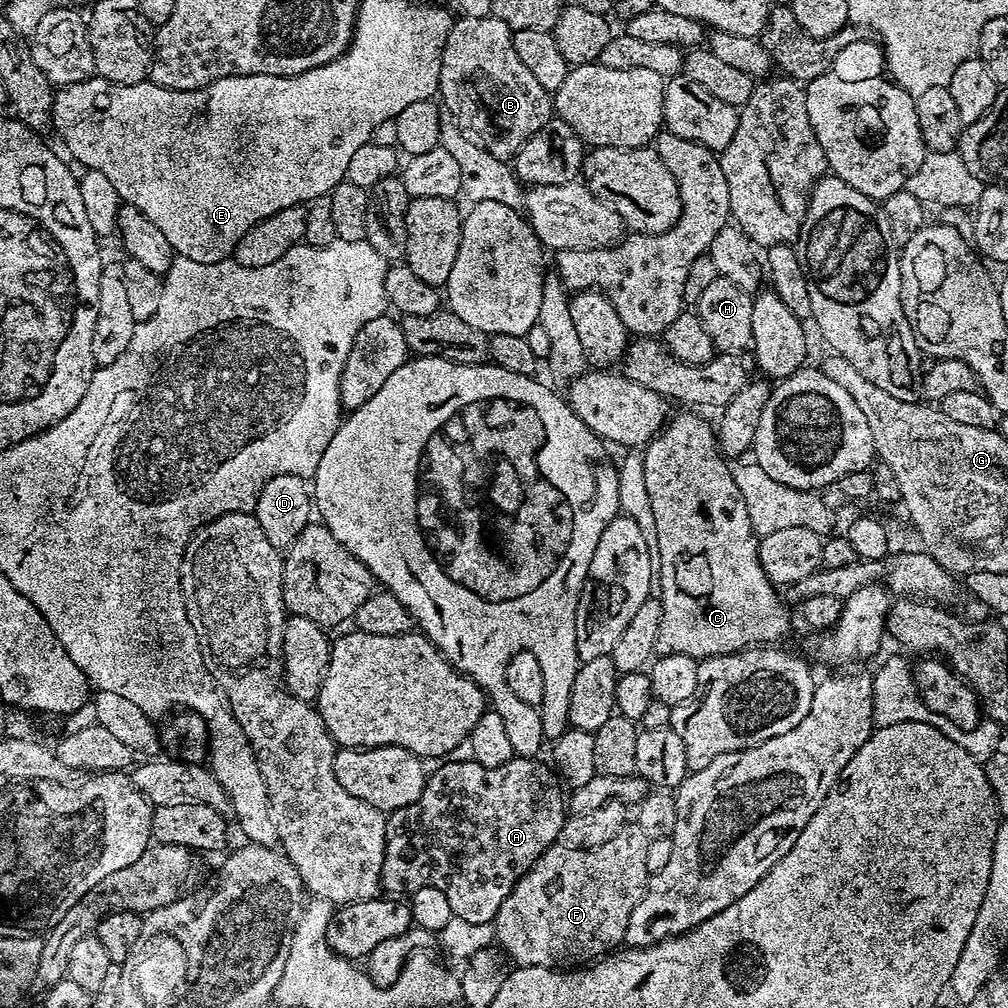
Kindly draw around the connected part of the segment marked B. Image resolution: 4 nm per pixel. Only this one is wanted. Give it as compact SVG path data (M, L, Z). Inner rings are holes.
M491 14L460 16L442 50L438 89L443 107L460 127L501 158L515 157L520 147L554 116L553 97L518 58L512 33L506 22Z

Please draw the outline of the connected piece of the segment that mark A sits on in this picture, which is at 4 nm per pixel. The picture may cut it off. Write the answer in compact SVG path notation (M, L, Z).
M516 754L502 766L484 766L480 764L479 761L471 759L452 758L444 762L437 772L431 773L431 775L425 779L424 792L418 798L418 802L410 802L410 806L402 806L397 812L391 813L391 815L387 817L388 841L386 842L386 854L384 855L383 887L385 889L408 888L407 890L415 890L427 884L433 884L444 891L446 898L450 898L453 916L466 918L466 922L492 924L496 919L498 910L502 906L502 902L506 902L506 898L510 894L512 887L516 885L517 880L528 873L532 863L538 859L551 844L557 843L557 841L561 839L564 831L566 792L560 789L560 784L562 785L561 777L557 775L551 767L548 769L542 761L543 759L540 758Z

